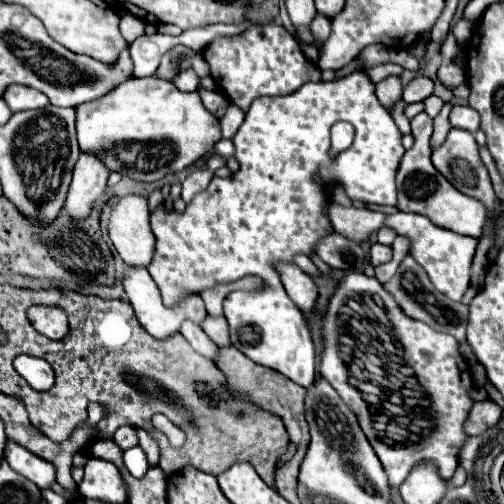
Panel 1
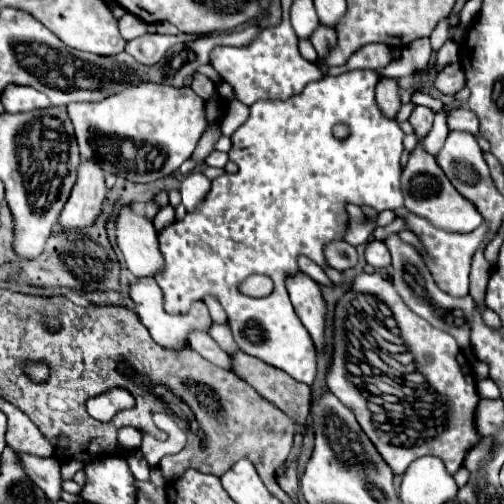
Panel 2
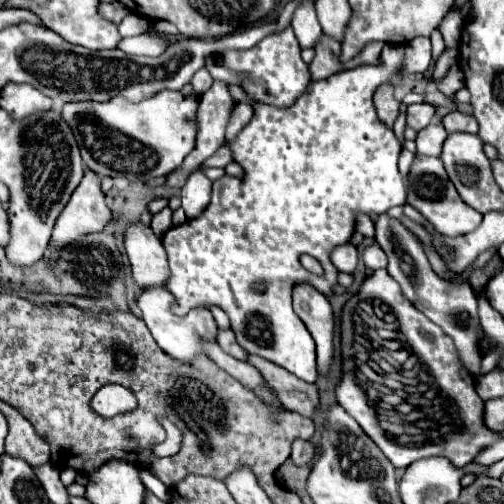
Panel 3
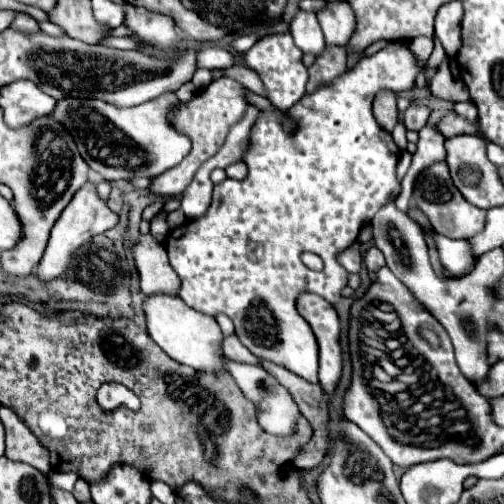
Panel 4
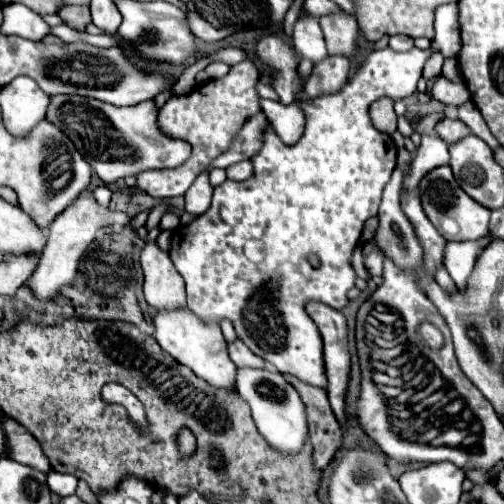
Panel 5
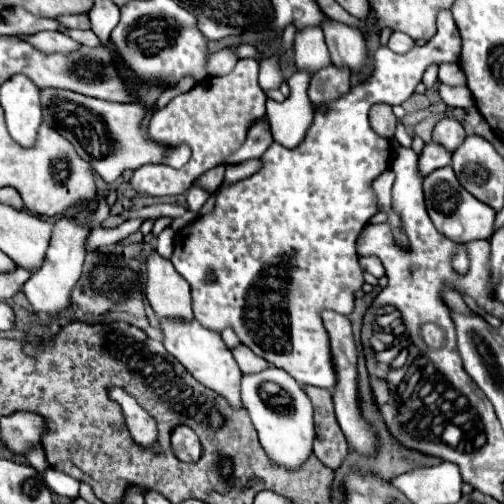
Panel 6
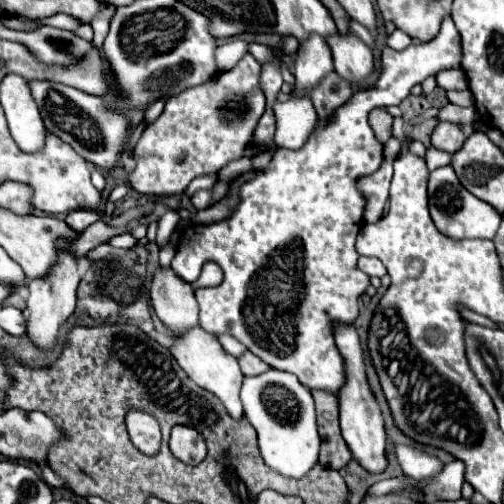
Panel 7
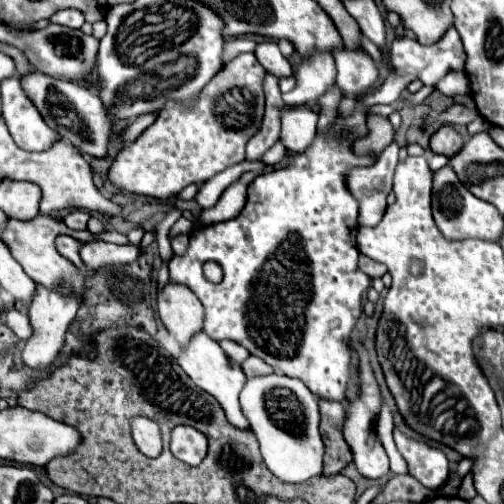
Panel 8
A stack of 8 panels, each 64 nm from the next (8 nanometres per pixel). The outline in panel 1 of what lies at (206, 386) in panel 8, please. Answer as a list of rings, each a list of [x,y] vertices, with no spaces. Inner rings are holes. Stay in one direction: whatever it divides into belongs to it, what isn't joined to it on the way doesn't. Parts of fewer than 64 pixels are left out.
[[[128,268],[128,272],[124,274],[124,290],[126,290],[126,296],[136,312],[136,318],[138,322],[146,328],[146,332],[150,336],[154,336],[156,340],[168,340],[172,338],[174,334],[180,332],[180,324],[184,320],[192,320],[194,324],[200,324],[200,320],[204,320],[204,316],[208,316],[206,308],[204,308],[204,302],[200,296],[188,296],[180,306],[176,308],[166,308],[162,304],[162,296],[160,296],[160,290],[156,286],[156,282],[152,280],[152,276],[148,274],[148,270],[144,268]]]

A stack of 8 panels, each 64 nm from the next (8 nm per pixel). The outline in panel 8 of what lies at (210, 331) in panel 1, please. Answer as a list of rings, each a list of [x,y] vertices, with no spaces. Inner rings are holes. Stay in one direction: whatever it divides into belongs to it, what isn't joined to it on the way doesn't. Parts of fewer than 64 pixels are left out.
[[[250,356],[244,364],[242,364],[242,370],[248,378],[254,378],[254,376],[266,376],[266,374],[274,374],[274,368],[268,366],[264,360],[256,358],[256,356]]]

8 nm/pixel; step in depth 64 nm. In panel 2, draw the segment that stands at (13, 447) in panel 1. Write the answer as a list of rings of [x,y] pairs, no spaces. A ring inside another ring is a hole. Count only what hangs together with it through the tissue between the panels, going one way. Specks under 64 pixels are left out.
[[[20,454],[20,460],[26,468],[26,474],[32,478],[32,482],[36,486],[40,486],[44,490],[44,494],[56,502],[62,496],[62,478],[60,478],[60,464],[52,458],[44,460],[44,458],[36,458],[36,456],[28,456],[28,454]]]

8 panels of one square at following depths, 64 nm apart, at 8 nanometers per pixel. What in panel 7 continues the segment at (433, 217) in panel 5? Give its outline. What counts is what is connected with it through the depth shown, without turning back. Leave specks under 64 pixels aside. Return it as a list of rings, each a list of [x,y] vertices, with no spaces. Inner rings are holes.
[[[442,166],[430,174],[428,196],[430,196],[430,216],[436,224],[436,228],[444,236],[454,238],[454,240],[464,240],[464,238],[488,238],[488,240],[492,240],[496,236],[502,216],[490,204],[472,196],[460,184],[452,166]]]

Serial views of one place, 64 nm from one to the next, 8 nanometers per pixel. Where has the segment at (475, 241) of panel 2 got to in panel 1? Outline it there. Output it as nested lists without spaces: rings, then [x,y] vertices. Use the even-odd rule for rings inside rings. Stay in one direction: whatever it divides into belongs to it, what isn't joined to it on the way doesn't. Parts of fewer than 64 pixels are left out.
[[[400,210],[387,215],[386,226],[394,228],[396,234],[404,234],[404,236],[408,236],[412,240],[410,254],[428,272],[432,284],[444,296],[448,296],[450,300],[460,302],[462,296],[464,296],[464,292],[468,290],[468,284],[470,284],[470,264],[472,264],[472,258],[474,258],[474,250],[478,246],[478,238],[454,234],[450,230],[434,226],[428,218],[424,218],[420,214],[407,213]]]

